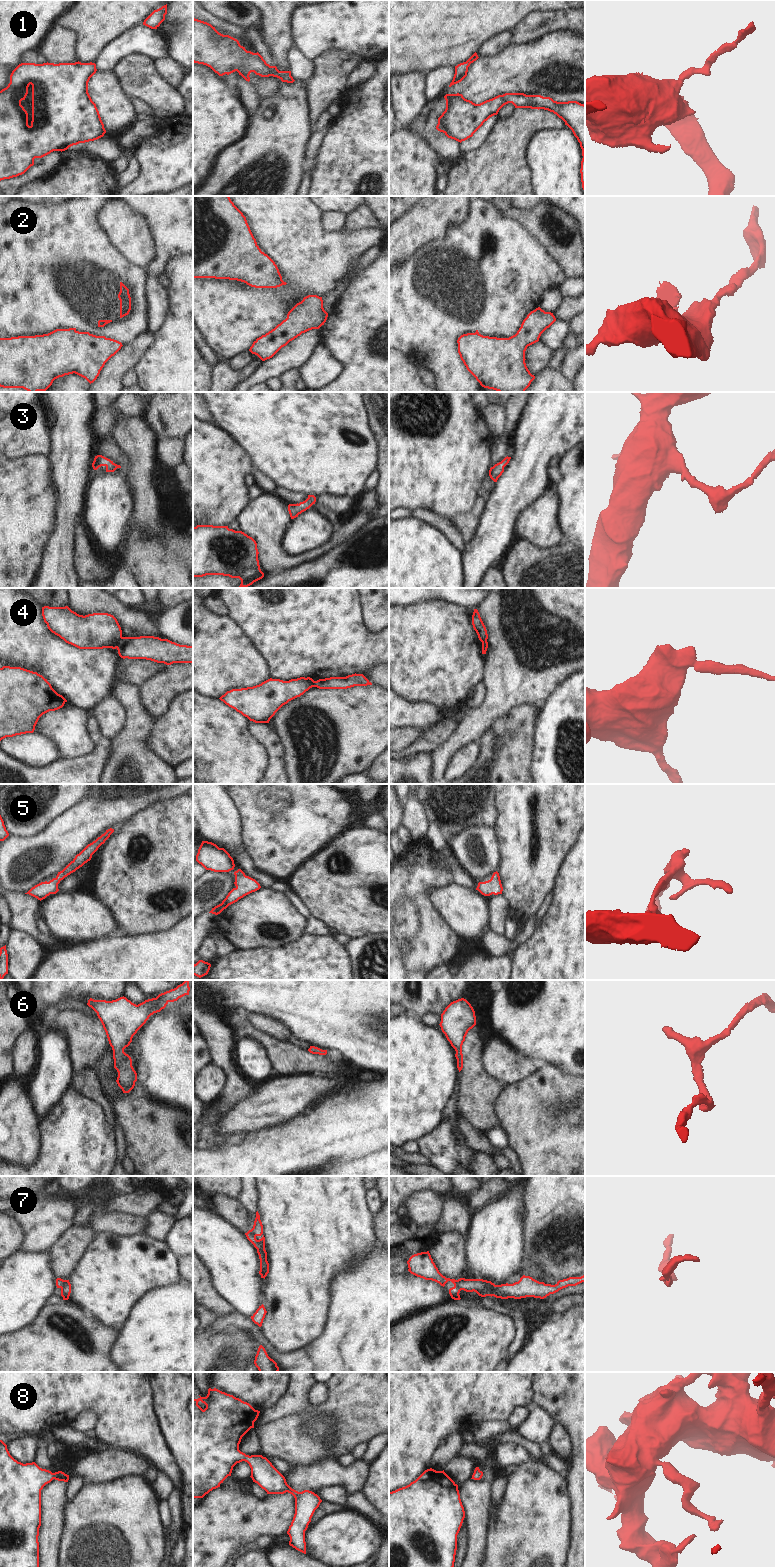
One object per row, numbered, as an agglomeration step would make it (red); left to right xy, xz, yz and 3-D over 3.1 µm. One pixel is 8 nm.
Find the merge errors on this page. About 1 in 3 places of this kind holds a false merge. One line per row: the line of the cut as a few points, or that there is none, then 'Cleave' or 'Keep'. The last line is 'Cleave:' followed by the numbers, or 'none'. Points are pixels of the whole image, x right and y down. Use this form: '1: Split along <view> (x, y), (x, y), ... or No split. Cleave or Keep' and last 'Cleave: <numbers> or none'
1: No split. Keep
2: Split along xz (280, 283), (284, 282), (285, 284). Cleave
3: No split. Keep
4: Split along xy (122, 637), (116, 647). Cleave
5: No split. Keep
6: No split. Keep
7: Split along yz (456, 1280), (456, 1285), (460, 1290). Cleave
8: No split. Keep
Cleave: 2, 4, 7.

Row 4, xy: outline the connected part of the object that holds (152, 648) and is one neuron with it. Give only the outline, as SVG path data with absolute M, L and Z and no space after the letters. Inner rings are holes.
M154 636L122 637L117 650L123 659L146 659L166 665L193 663L193 646Z

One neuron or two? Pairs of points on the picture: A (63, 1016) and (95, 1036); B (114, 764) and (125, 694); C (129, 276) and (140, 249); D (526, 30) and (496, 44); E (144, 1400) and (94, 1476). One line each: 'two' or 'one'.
A: one
B: one
C: two
D: two
E: two

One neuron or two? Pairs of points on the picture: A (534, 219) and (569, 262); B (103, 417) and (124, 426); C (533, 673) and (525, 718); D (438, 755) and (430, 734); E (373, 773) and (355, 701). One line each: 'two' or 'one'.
A: one
B: two
C: two
D: two
E: two

